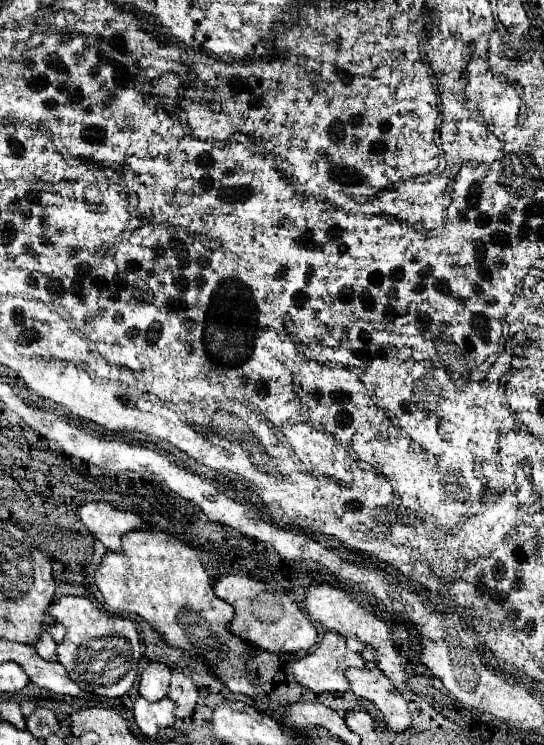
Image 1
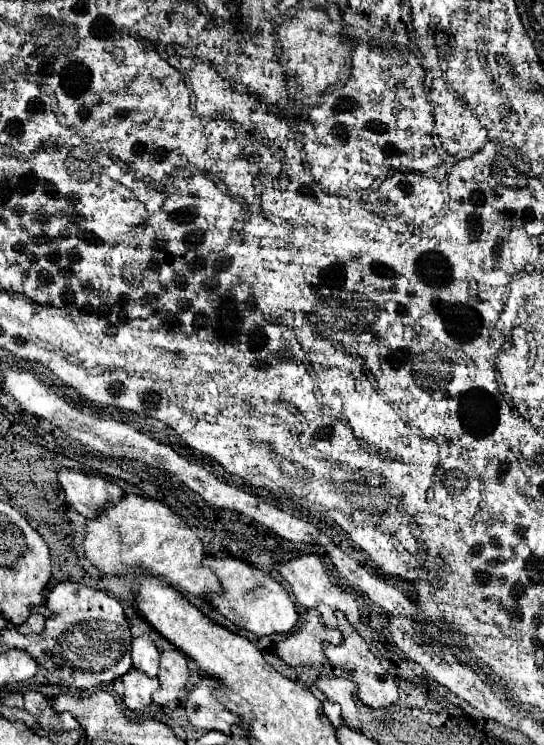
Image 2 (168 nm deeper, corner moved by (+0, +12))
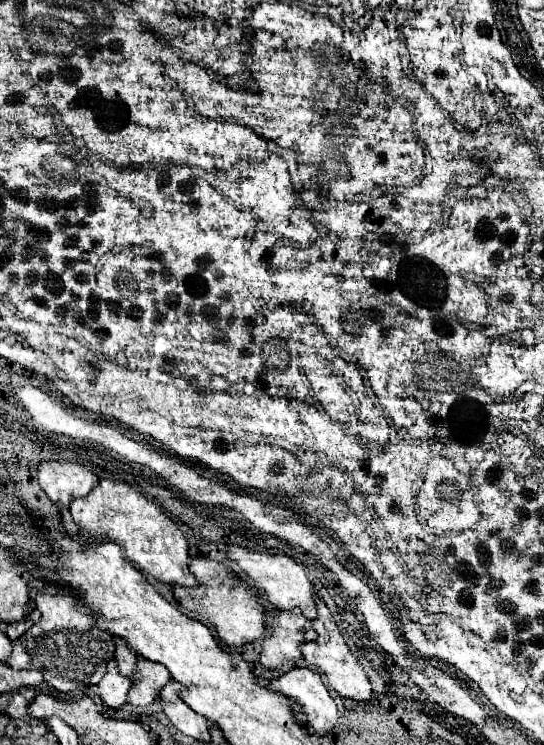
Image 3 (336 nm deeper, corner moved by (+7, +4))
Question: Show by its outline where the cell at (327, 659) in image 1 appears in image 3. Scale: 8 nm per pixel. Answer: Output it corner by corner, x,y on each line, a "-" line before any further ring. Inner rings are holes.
281,610
263,638
259,660
271,670
279,670
283,664
299,664
303,660
299,646
309,640
317,640
317,632
301,610

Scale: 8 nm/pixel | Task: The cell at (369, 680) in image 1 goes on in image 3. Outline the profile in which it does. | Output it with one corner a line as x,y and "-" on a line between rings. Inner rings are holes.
317,598
317,620
311,622
313,628
317,630
319,634
319,640
313,640
313,642
305,642
301,646
301,652
303,652
303,658
307,660
309,666
313,666
317,672
321,672
329,686
343,698
349,698
349,700
355,700
355,702
365,702
365,700
371,700
373,698
373,684
371,680
367,678
363,666
359,664
359,660
351,654
349,646
345,644
329,608
325,606
323,600

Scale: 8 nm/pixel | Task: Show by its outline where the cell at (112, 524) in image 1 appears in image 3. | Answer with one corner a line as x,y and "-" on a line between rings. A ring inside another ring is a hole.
41,462
37,470
45,494
65,508
73,498
85,498
99,484
99,478
77,462

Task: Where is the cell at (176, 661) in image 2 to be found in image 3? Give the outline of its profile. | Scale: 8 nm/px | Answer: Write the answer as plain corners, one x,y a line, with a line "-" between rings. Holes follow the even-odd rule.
141,658
137,662
137,676
131,680
133,688
129,690
129,704
149,706
159,698
159,690
171,680
171,676
163,664

